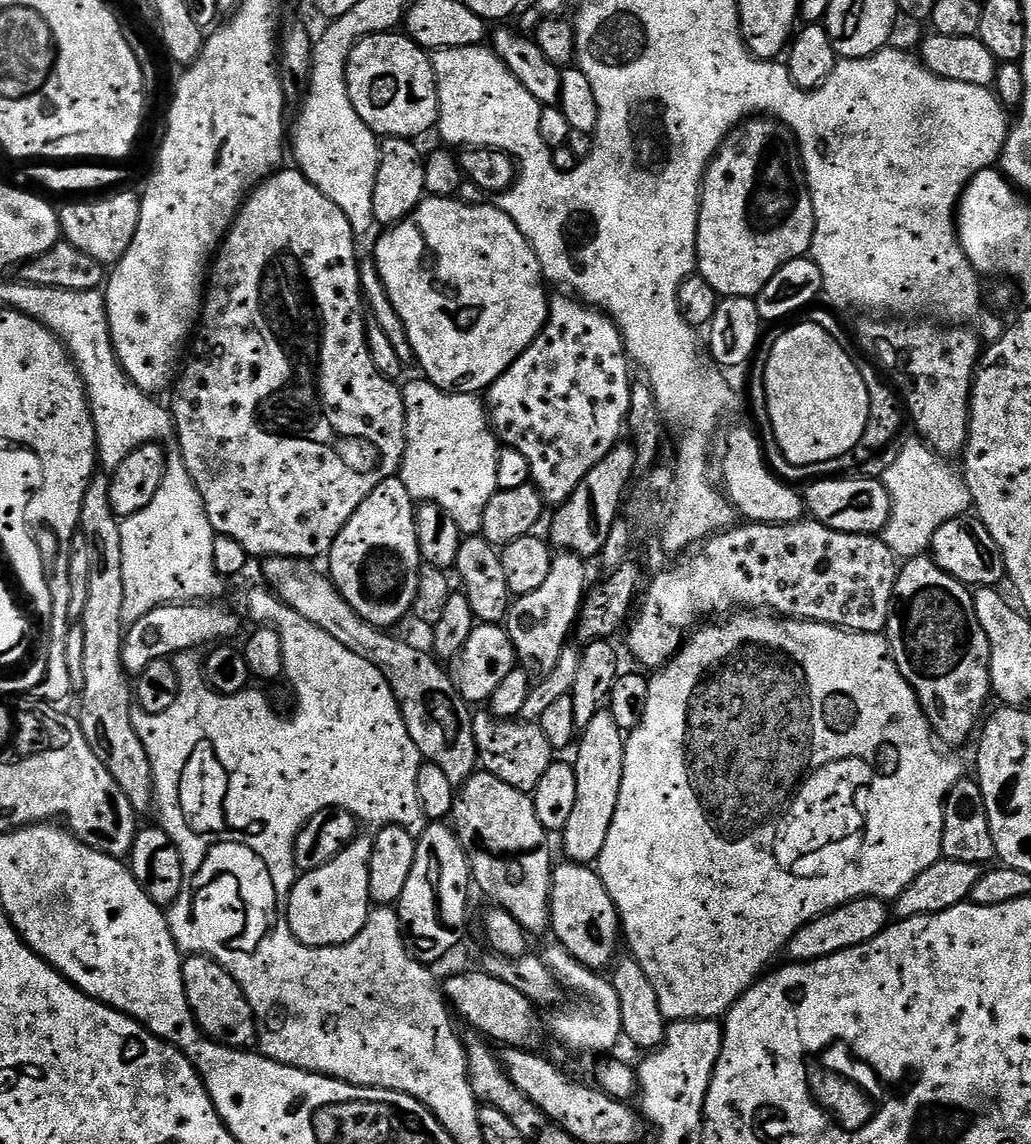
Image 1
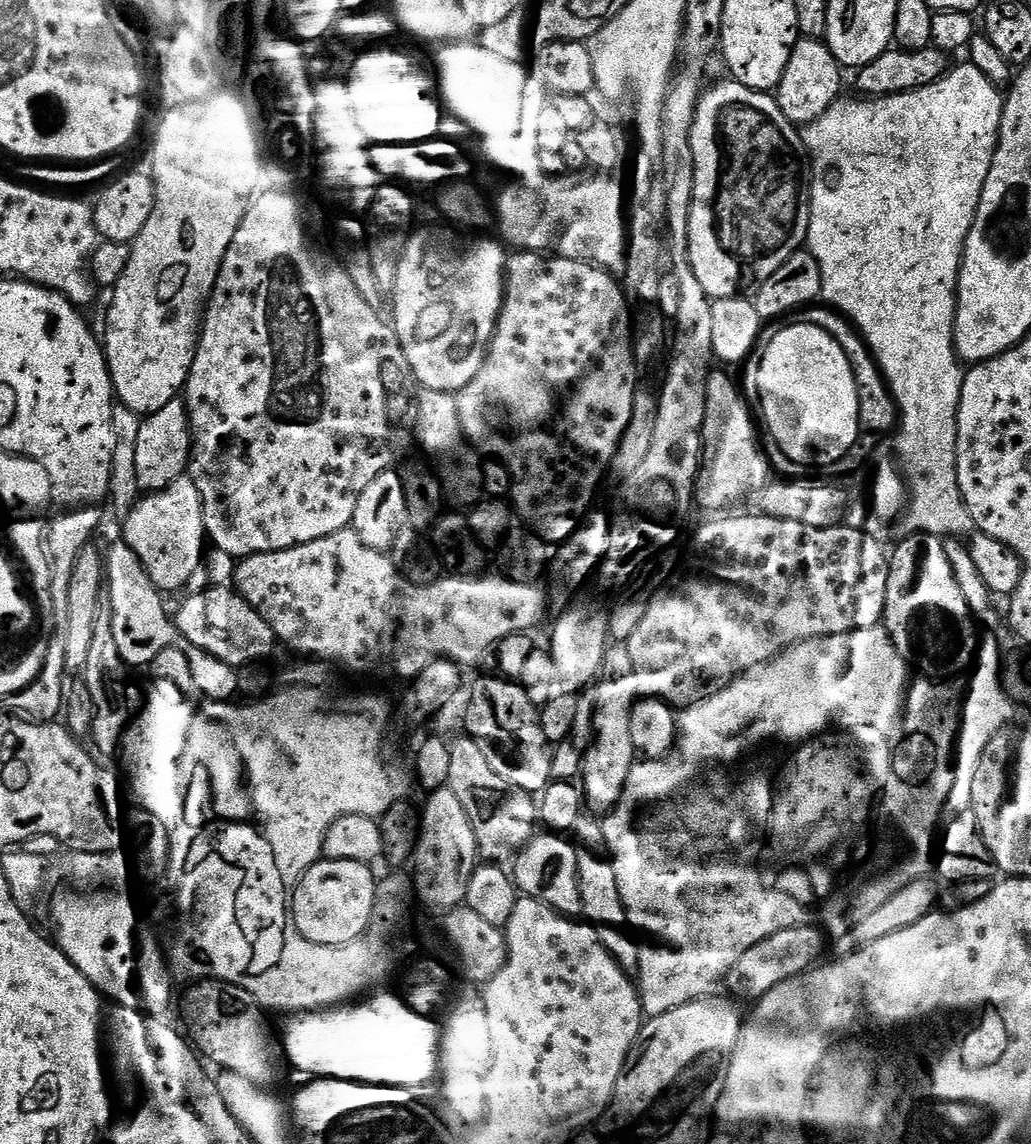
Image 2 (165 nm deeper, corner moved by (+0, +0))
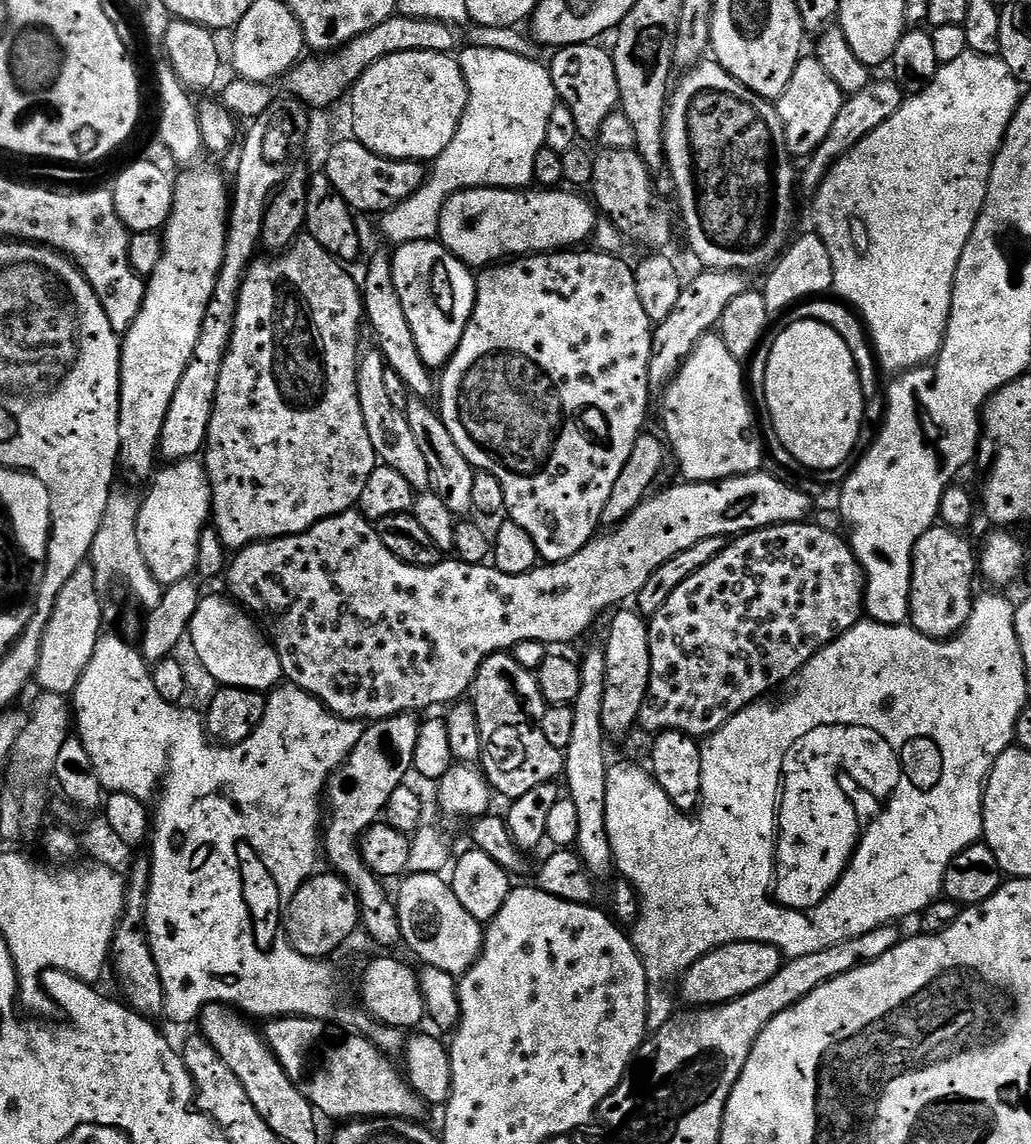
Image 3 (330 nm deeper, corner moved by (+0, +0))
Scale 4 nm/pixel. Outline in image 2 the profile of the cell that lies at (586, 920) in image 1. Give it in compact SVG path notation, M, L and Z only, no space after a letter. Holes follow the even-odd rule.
M560 834L544 835L548 836L533 836L531 842L516 853L510 868L511 875L516 881L517 889L525 897L544 903L563 917L579 917L582 913L582 894L578 886L577 845Z

